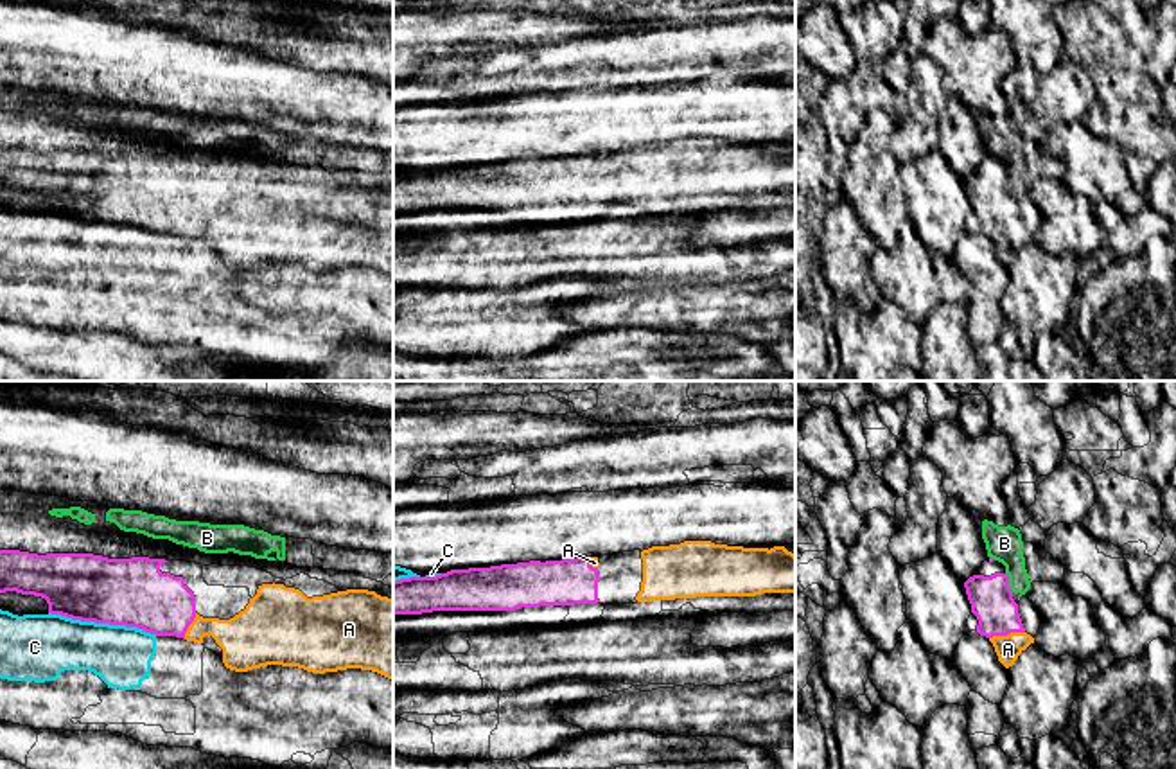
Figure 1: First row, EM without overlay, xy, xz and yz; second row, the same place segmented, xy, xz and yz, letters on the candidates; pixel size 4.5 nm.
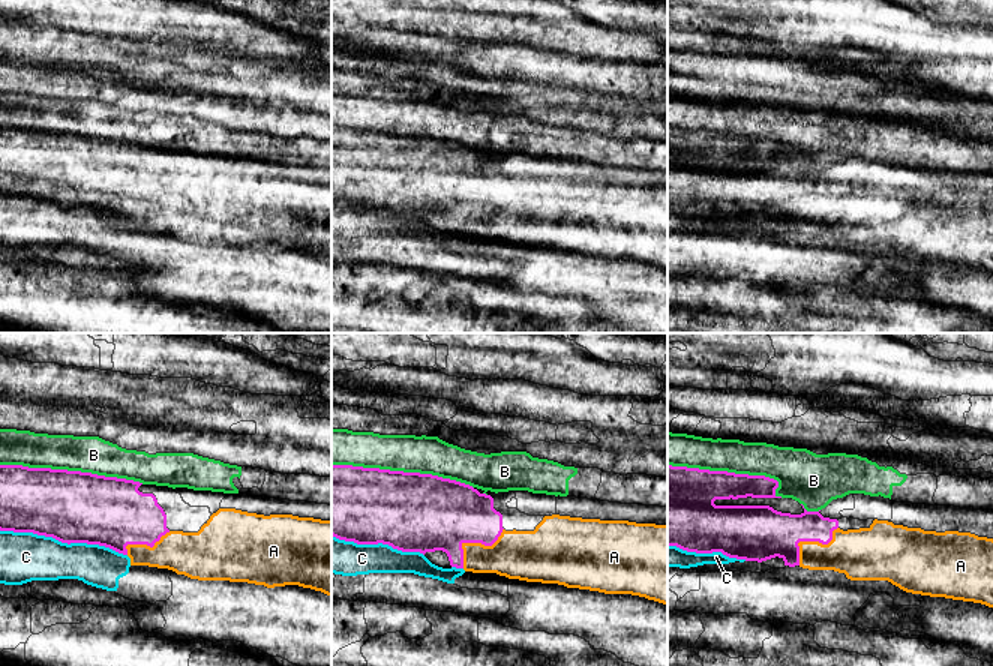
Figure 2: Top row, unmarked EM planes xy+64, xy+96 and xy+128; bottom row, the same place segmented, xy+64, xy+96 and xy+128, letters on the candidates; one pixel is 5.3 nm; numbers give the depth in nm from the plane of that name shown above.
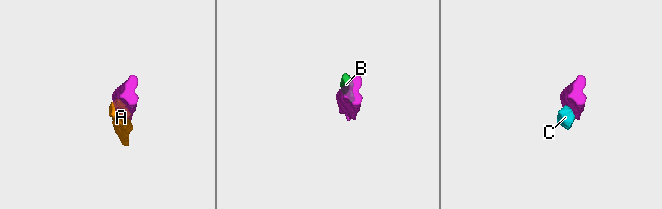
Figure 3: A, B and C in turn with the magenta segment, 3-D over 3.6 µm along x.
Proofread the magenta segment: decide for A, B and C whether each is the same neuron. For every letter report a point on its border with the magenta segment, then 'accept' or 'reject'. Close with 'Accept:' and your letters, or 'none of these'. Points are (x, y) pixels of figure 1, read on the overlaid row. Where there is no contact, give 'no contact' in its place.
A: contact yz (1006, 635); accept
B: contact yz (1008, 583); reject
C: contact xy (103, 622); reject
Accept: A

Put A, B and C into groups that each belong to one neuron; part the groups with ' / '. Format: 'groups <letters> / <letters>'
groups A / B / C

